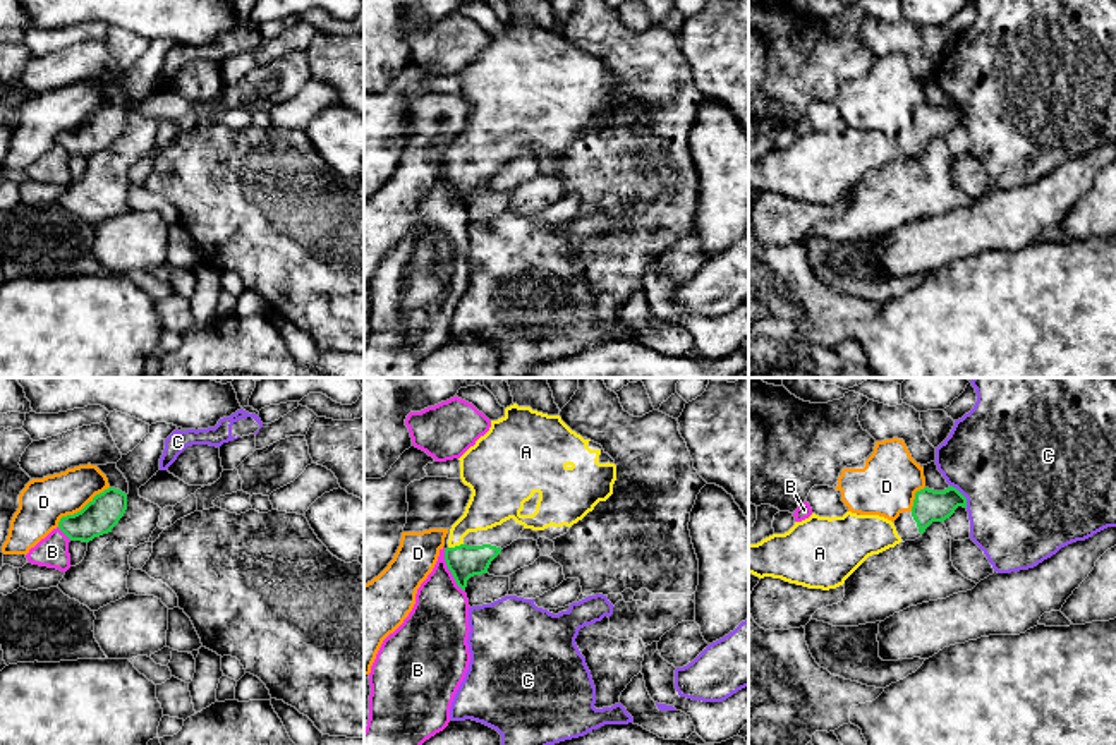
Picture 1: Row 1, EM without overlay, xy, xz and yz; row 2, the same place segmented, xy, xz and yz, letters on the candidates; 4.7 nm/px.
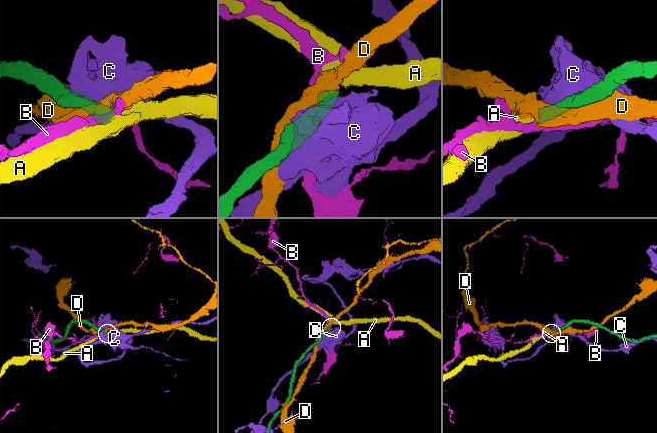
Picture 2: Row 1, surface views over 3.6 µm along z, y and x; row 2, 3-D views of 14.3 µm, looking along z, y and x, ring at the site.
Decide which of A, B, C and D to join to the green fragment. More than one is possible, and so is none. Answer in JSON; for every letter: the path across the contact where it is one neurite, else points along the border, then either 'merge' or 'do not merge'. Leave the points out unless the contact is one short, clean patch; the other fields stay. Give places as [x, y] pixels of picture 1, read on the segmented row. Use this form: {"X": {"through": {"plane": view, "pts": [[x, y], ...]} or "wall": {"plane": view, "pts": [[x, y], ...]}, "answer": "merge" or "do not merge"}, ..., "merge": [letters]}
{"A": {"through": {"plane": "xz", "pts": [[464, 562], [457, 555], [455, 546], [455, 538], [490, 505]]}, "answer": "merge"}, "B": {"answer": "do not merge"}, "C": {"answer": "do not merge"}, "D": {"answer": "do not merge"}, "merge": ["A"]}

